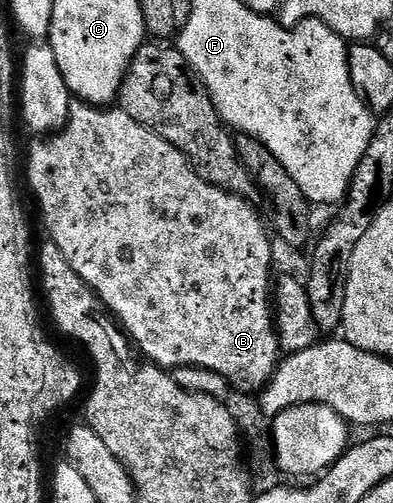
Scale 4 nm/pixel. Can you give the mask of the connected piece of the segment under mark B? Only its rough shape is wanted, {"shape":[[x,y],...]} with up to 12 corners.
{"shape":[[121,107],[36,142],[49,240],[167,371],[265,389],[271,234]]}

